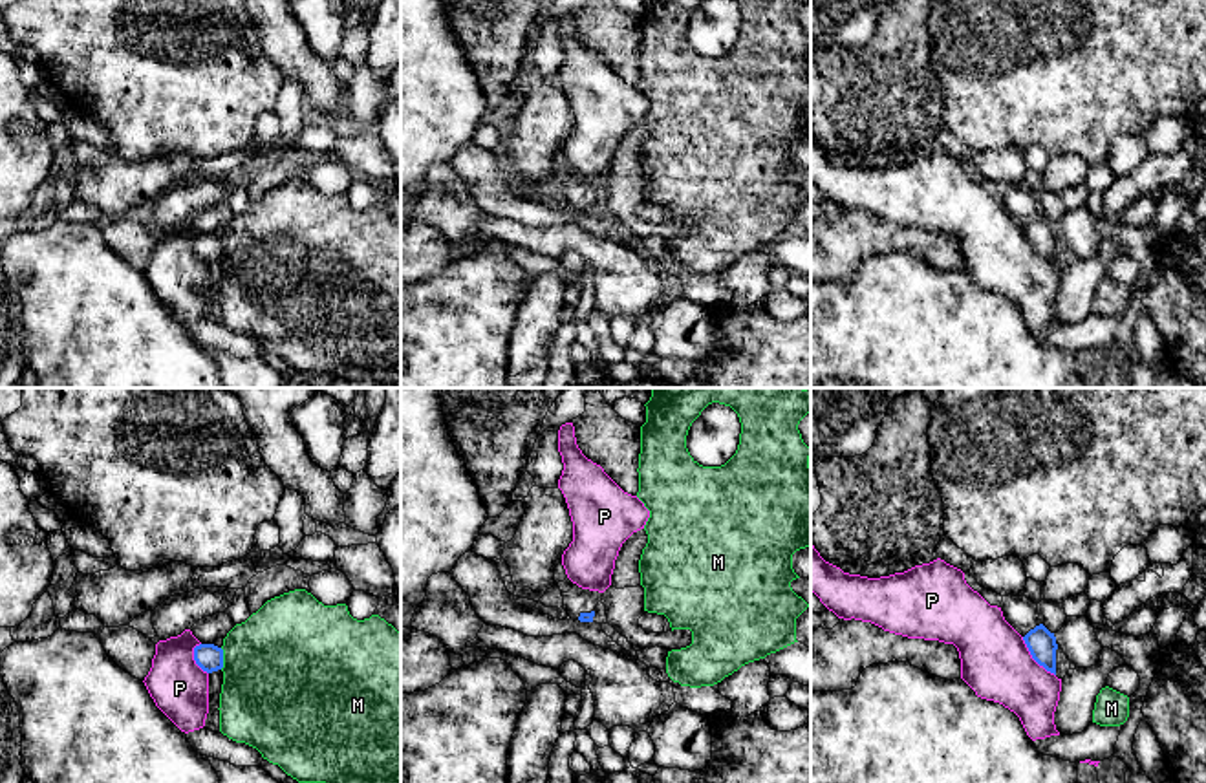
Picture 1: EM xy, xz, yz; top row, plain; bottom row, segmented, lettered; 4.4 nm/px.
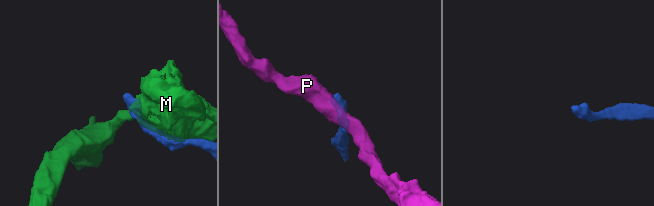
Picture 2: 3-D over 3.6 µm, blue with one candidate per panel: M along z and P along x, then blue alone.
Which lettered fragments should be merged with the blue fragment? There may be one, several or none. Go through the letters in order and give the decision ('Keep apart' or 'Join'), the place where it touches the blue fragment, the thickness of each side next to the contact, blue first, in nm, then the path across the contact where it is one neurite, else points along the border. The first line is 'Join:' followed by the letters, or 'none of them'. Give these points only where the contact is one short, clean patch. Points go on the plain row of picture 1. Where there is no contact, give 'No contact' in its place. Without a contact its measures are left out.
Join: none of them
M: Keep apart. Touches blue at xy (222, 249). Thickness 120 nm (blue) against 480 nm
P: Keep apart. Touches blue at yz (1034, 249). Thickness 130 nm (blue) against 300 nm. Boundary: yz (1022, 227), (1029, 244), (1055, 266)

